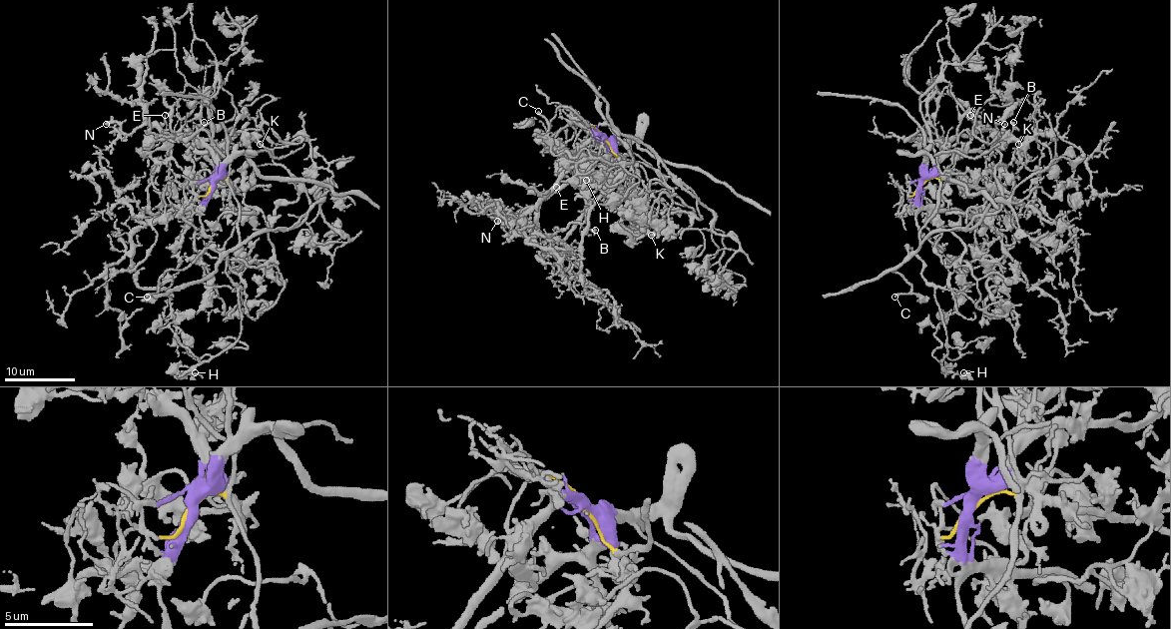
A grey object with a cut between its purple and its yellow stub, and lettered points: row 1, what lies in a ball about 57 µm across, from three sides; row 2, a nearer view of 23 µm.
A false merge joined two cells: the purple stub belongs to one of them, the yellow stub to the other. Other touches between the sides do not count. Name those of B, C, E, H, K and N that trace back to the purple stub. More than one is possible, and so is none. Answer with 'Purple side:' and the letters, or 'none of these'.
Purple side: B, E, N

